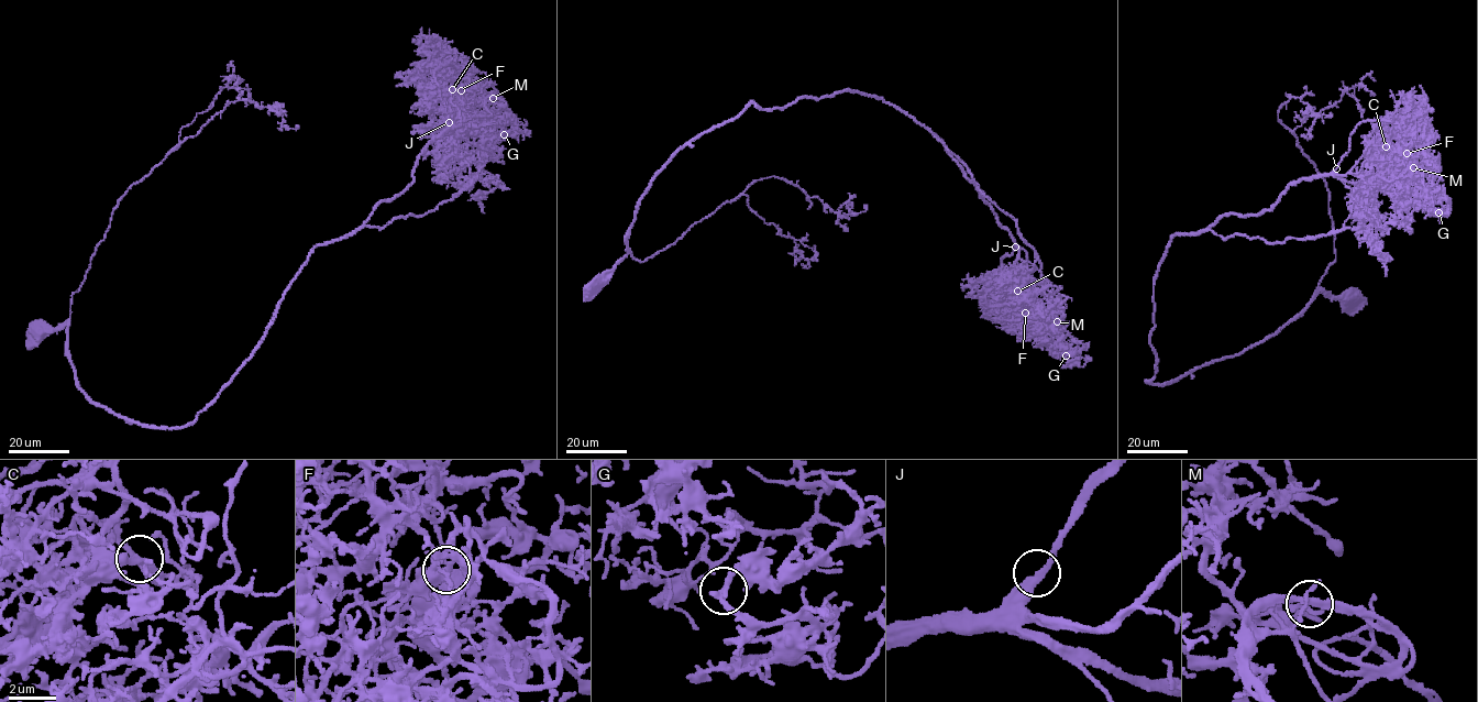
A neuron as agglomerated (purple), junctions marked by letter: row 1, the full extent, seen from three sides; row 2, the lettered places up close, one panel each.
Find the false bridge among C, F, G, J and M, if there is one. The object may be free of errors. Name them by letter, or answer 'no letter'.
no letter

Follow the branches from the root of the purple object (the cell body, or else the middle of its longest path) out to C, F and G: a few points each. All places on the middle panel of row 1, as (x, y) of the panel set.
C: (596, 280), (685, 144), (751, 101), (847, 89), (941, 140), (1025, 252), (1017, 291)
F: (596, 280), (685, 144), (751, 101), (847, 89), (945, 145), (1015, 242), (1002, 269), (1025, 313)
G: (596, 280), (685, 144), (751, 101), (847, 89), (945, 145), (1035, 266), (1018, 329), (1083, 344), (1066, 355)

